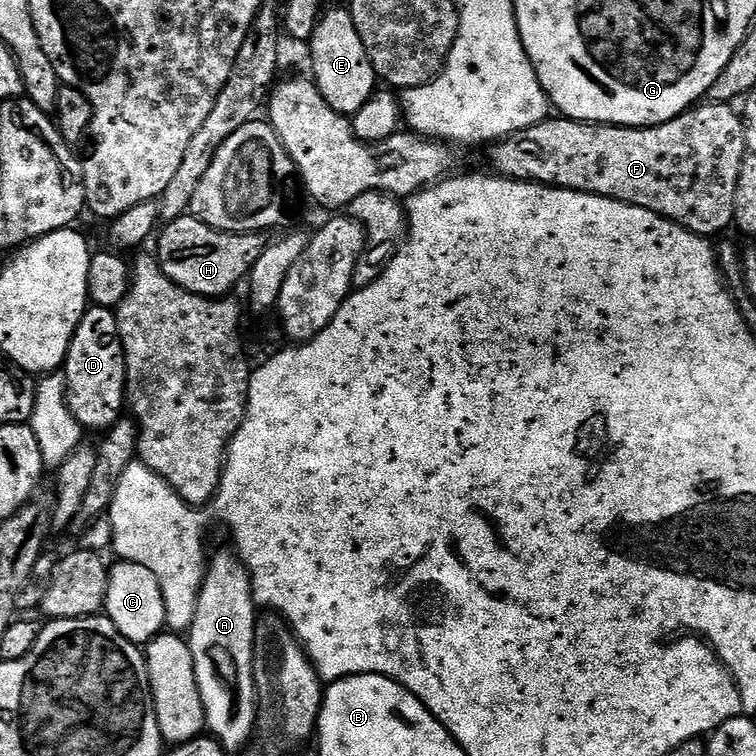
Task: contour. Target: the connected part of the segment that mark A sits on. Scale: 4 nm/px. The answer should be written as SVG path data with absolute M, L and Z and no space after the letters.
M228 552L213 555L206 565L204 584L196 598L194 622L186 639L194 654L194 674L202 694L207 731L232 753L253 739L258 724L256 680L252 677L258 605L252 599L248 569Z

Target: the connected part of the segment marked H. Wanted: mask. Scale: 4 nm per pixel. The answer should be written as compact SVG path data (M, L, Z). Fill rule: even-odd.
M191 214L167 221L163 228L159 233L160 245L154 249L160 269L166 274L166 278L170 278L186 291L209 298L227 297L231 288L236 288L239 284L241 287L247 281L254 262L258 262L266 247L263 235L251 232L220 232L206 226Z

